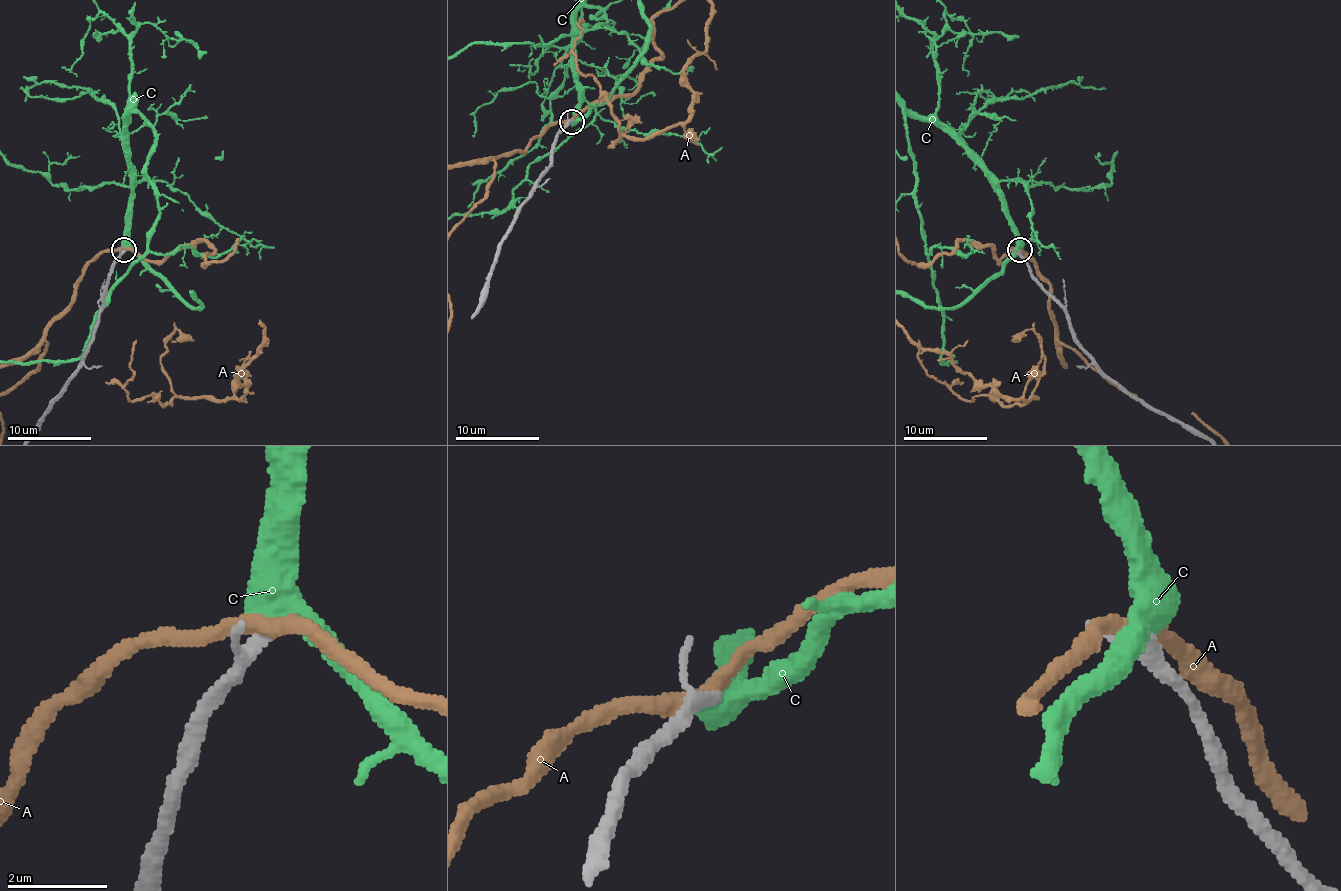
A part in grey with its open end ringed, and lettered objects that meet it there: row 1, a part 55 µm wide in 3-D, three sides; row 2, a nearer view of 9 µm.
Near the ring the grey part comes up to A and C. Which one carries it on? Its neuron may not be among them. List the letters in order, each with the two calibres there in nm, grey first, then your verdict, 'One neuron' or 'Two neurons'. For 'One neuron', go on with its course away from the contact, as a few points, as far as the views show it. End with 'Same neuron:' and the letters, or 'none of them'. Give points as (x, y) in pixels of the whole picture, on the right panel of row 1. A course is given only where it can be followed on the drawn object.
A: Thickness 240 nm (grey) against 320 nm. Two neurons
C: Thickness 240 nm (grey) against 460 nm. One neuron
Same neuron: C

